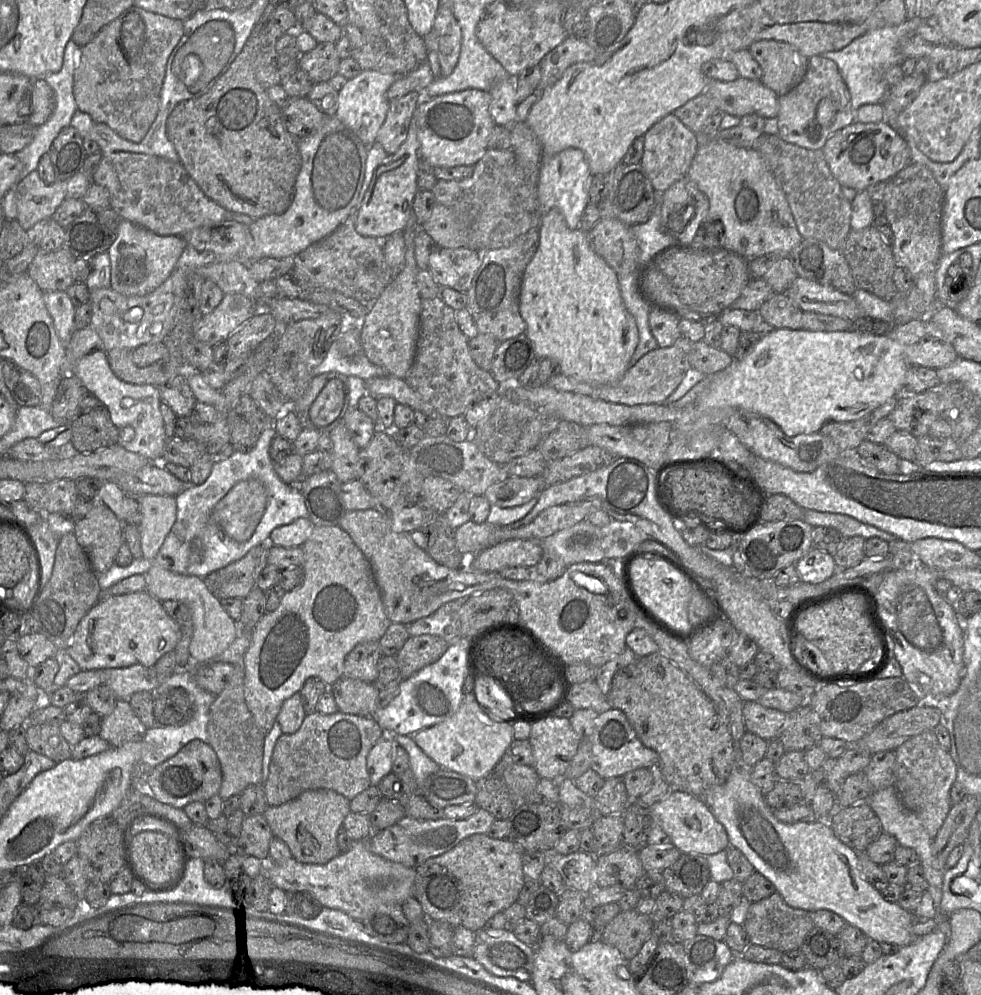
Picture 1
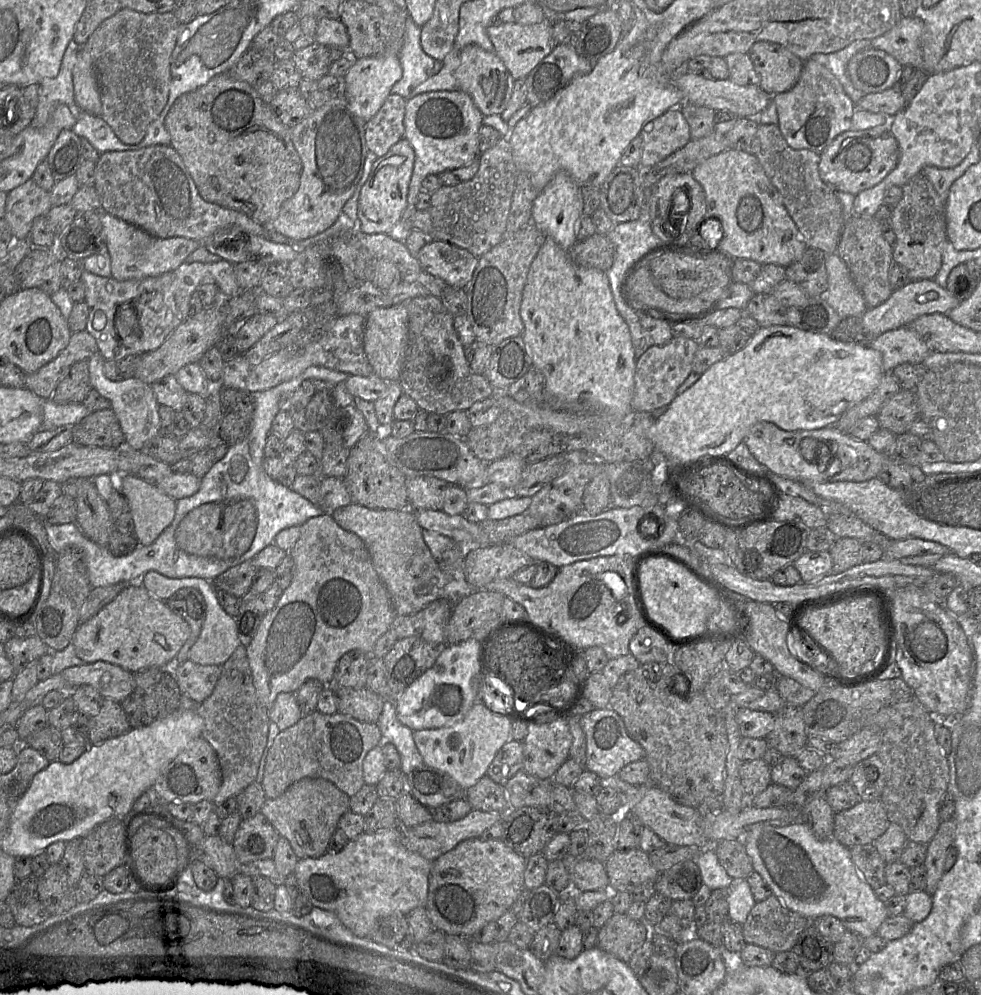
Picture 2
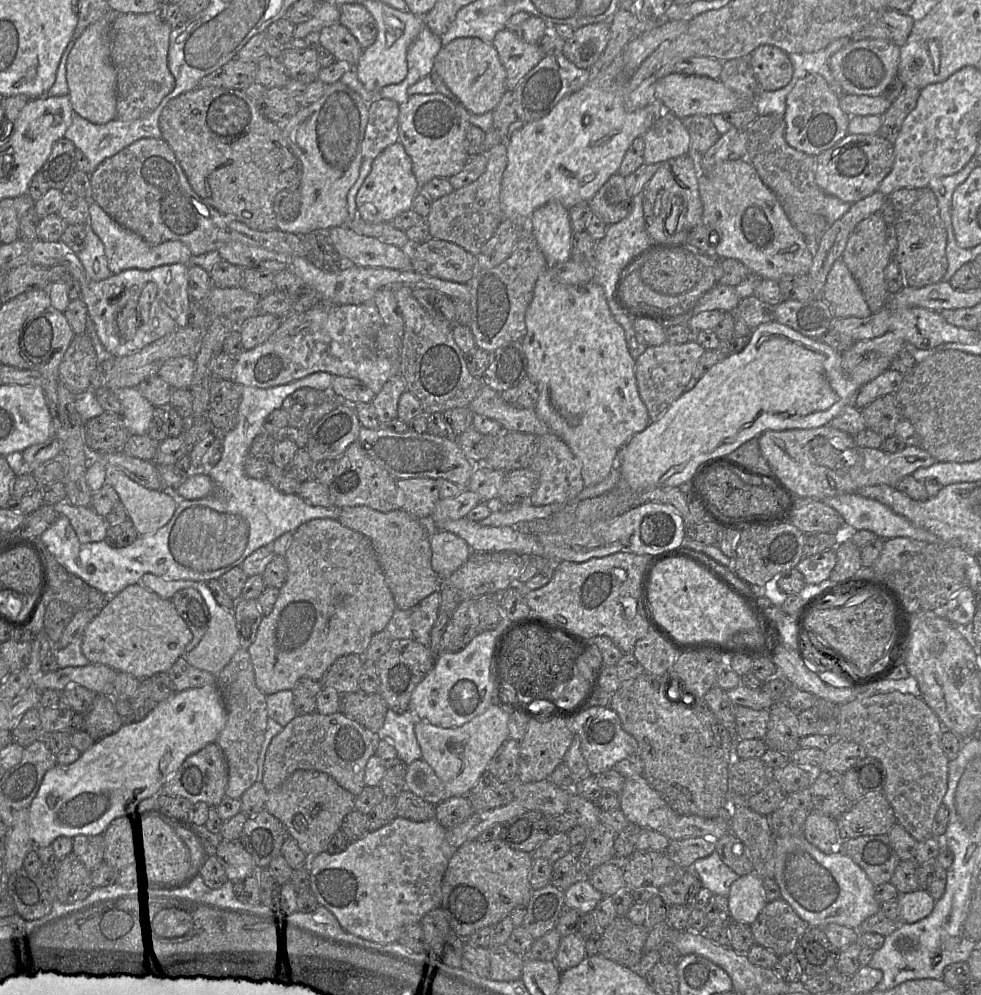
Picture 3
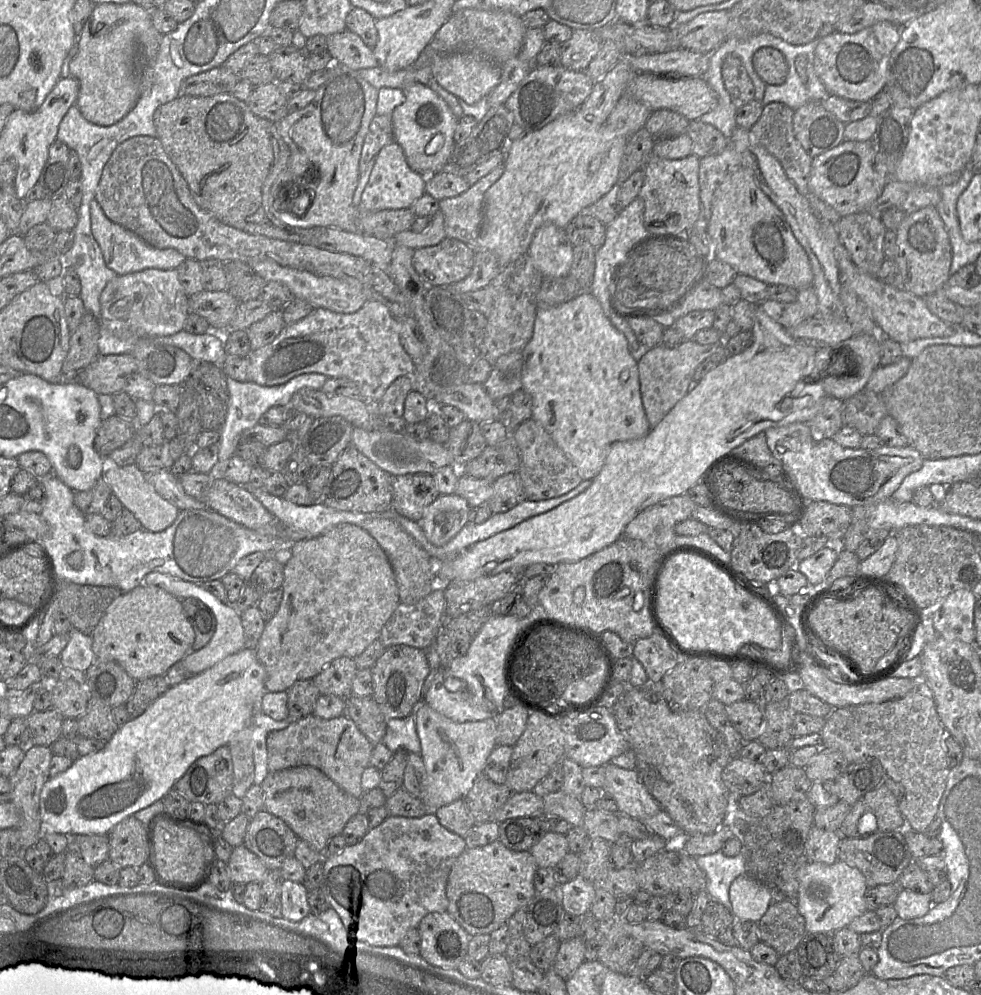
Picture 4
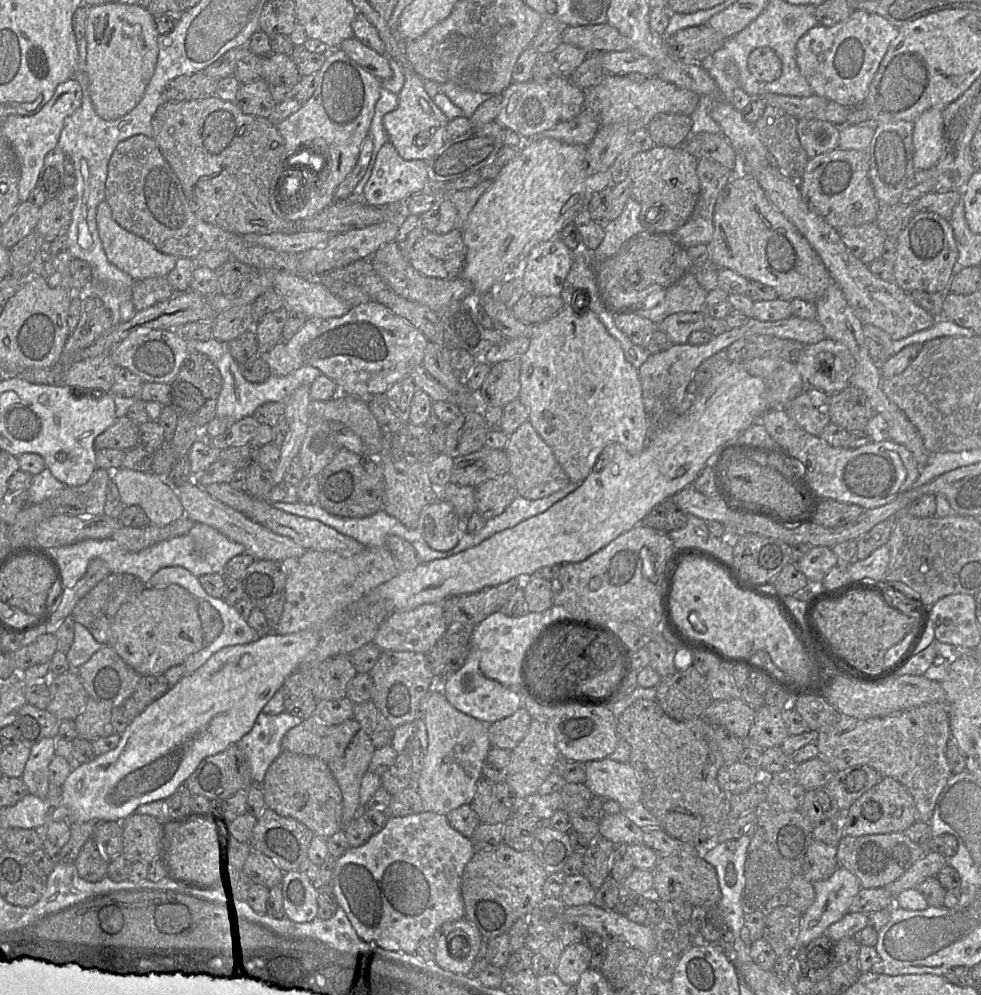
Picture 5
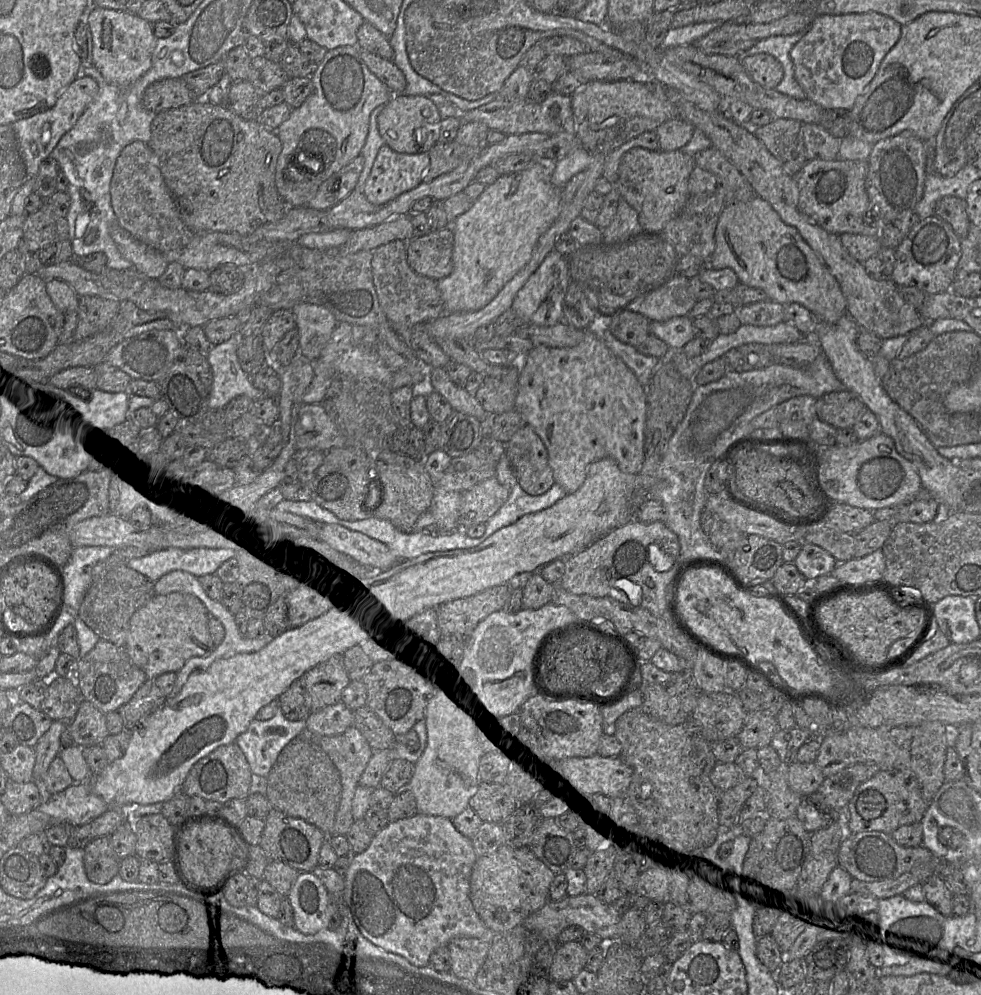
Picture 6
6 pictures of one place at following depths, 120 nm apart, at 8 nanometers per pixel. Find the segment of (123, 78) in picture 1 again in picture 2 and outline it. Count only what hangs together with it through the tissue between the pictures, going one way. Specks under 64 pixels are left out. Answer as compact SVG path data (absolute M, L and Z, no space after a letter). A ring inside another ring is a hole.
M124 7L118 10L113 16L104 20L100 26L90 35L87 42L81 46L85 48L87 52L89 52L96 72L102 103L100 117L111 127L117 138L124 144L133 145L140 143L145 137L149 125L159 117L167 103L171 85L170 56L173 49L175 48L180 25L181 24L172 12L143 13Z

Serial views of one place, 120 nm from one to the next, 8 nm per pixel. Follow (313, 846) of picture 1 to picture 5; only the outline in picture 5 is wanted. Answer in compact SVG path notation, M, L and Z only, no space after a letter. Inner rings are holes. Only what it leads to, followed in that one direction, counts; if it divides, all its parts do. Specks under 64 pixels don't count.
M282 751L266 772L263 792L267 808L304 824L314 836L328 839L342 830L341 790L328 766L317 757Z

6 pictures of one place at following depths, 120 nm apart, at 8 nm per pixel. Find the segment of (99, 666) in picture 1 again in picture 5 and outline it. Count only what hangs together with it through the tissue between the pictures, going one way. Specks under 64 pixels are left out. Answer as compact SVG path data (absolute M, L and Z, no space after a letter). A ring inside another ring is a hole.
M147 585L145 589L133 600L123 604L114 618L112 619L110 629L109 629L109 643L104 644L111 646L117 654L124 660L126 664L128 664L131 668L133 668L138 674L141 676L150 676L150 675L164 675L164 673L171 668L172 666L176 666L179 664L183 664L186 658L194 654L205 647L203 640L203 633L201 627L201 619L198 611L198 597L192 595L185 588L177 585L167 585L167 586L149 586Z

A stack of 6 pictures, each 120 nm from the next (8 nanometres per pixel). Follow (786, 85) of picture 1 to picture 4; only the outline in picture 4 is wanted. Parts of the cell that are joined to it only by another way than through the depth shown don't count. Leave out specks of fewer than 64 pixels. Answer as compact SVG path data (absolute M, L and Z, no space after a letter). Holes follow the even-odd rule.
M764 46L752 59L753 67L766 85L782 85L788 76L789 66L783 53L776 48Z

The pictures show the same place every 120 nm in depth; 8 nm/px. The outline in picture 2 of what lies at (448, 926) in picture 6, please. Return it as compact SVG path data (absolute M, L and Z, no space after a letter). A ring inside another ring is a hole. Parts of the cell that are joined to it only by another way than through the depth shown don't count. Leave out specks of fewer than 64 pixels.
M393 826L376 832L364 832L351 839L340 851L328 850L320 857L298 859L293 875L301 892L314 907L333 912L357 936L371 938L375 925L381 919L391 914L407 914L417 907L425 907L432 862L408 850L404 845L401 826Z

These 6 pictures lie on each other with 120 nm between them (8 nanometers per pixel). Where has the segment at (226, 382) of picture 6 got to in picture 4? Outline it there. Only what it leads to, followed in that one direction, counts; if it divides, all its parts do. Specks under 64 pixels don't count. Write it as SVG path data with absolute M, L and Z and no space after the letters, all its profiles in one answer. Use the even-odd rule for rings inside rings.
M306 373L294 377L285 384L277 386L261 386L251 381L239 382L226 377L230 393L230 403L226 420L220 429L218 461L210 474L214 478L222 478L226 470L228 460L236 454L241 442L243 431L258 424L260 417L271 407L288 408L295 393L302 389L320 390L328 377L319 373Z

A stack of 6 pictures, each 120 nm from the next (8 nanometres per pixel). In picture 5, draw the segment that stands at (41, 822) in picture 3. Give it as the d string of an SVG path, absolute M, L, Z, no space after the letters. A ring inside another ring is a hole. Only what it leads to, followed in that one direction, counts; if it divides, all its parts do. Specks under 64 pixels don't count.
M306 629L280 635L270 632L254 642L227 646L214 653L204 665L185 675L168 692L131 720L120 734L116 748L92 761L73 767L61 786L69 810L69 823L123 821L143 804L170 797L196 770L202 760L226 750L253 728L258 715L285 680L300 668L302 660L317 646L319 633Z

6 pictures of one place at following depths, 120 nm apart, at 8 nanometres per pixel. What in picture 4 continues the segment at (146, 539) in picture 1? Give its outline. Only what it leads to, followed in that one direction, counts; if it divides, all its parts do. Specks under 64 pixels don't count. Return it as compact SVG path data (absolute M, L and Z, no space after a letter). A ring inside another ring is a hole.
M108 464L103 477L123 507L131 511L139 520L142 529L150 532L161 532L177 518L180 510L157 493L155 488L145 479L144 472L135 464L128 466Z

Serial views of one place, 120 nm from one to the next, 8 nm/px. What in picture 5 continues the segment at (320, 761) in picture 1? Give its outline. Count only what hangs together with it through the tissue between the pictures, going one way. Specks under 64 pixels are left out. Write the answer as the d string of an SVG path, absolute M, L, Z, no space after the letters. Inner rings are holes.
M314 716L304 719L299 725L290 729L282 739L283 751L313 756L321 759L333 774L342 794L342 831L343 826L348 824L353 818L361 814L360 785L364 774L369 771L369 764L376 747L372 744L368 735L361 725L353 718L340 724L329 725Z

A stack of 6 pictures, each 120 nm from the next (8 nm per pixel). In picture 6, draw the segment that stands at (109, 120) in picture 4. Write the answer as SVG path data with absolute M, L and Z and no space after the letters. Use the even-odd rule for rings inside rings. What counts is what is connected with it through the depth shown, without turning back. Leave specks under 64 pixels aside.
M90 6L84 22L87 23L92 35L92 64L107 82L118 87L126 87L149 70L158 39L154 34L153 24L126 10L95 6Z

